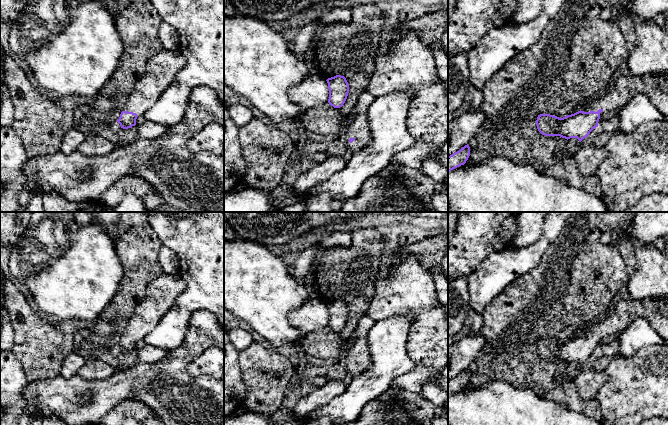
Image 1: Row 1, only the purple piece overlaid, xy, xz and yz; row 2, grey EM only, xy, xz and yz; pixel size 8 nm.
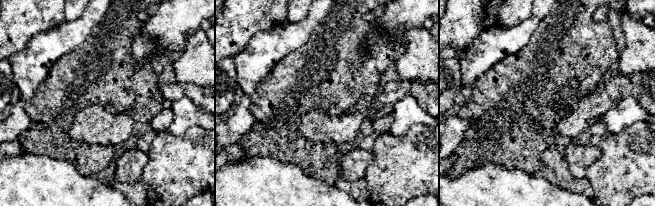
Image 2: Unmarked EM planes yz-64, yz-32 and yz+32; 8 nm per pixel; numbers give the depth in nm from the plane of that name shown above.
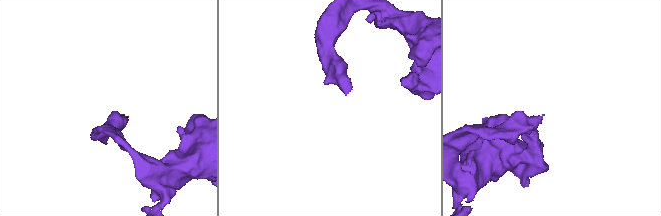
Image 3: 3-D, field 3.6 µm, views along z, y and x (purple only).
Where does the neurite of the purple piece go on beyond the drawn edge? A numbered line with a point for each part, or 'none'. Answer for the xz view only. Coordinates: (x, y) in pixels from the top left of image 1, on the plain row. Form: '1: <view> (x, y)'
1: xz (358, 351)

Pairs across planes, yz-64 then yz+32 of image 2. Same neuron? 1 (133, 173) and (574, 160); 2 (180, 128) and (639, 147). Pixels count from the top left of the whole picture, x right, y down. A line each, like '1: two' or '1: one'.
1: one
2: two

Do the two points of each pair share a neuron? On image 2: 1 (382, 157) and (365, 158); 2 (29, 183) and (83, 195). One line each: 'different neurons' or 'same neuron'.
1: different neurons
2: same neuron

